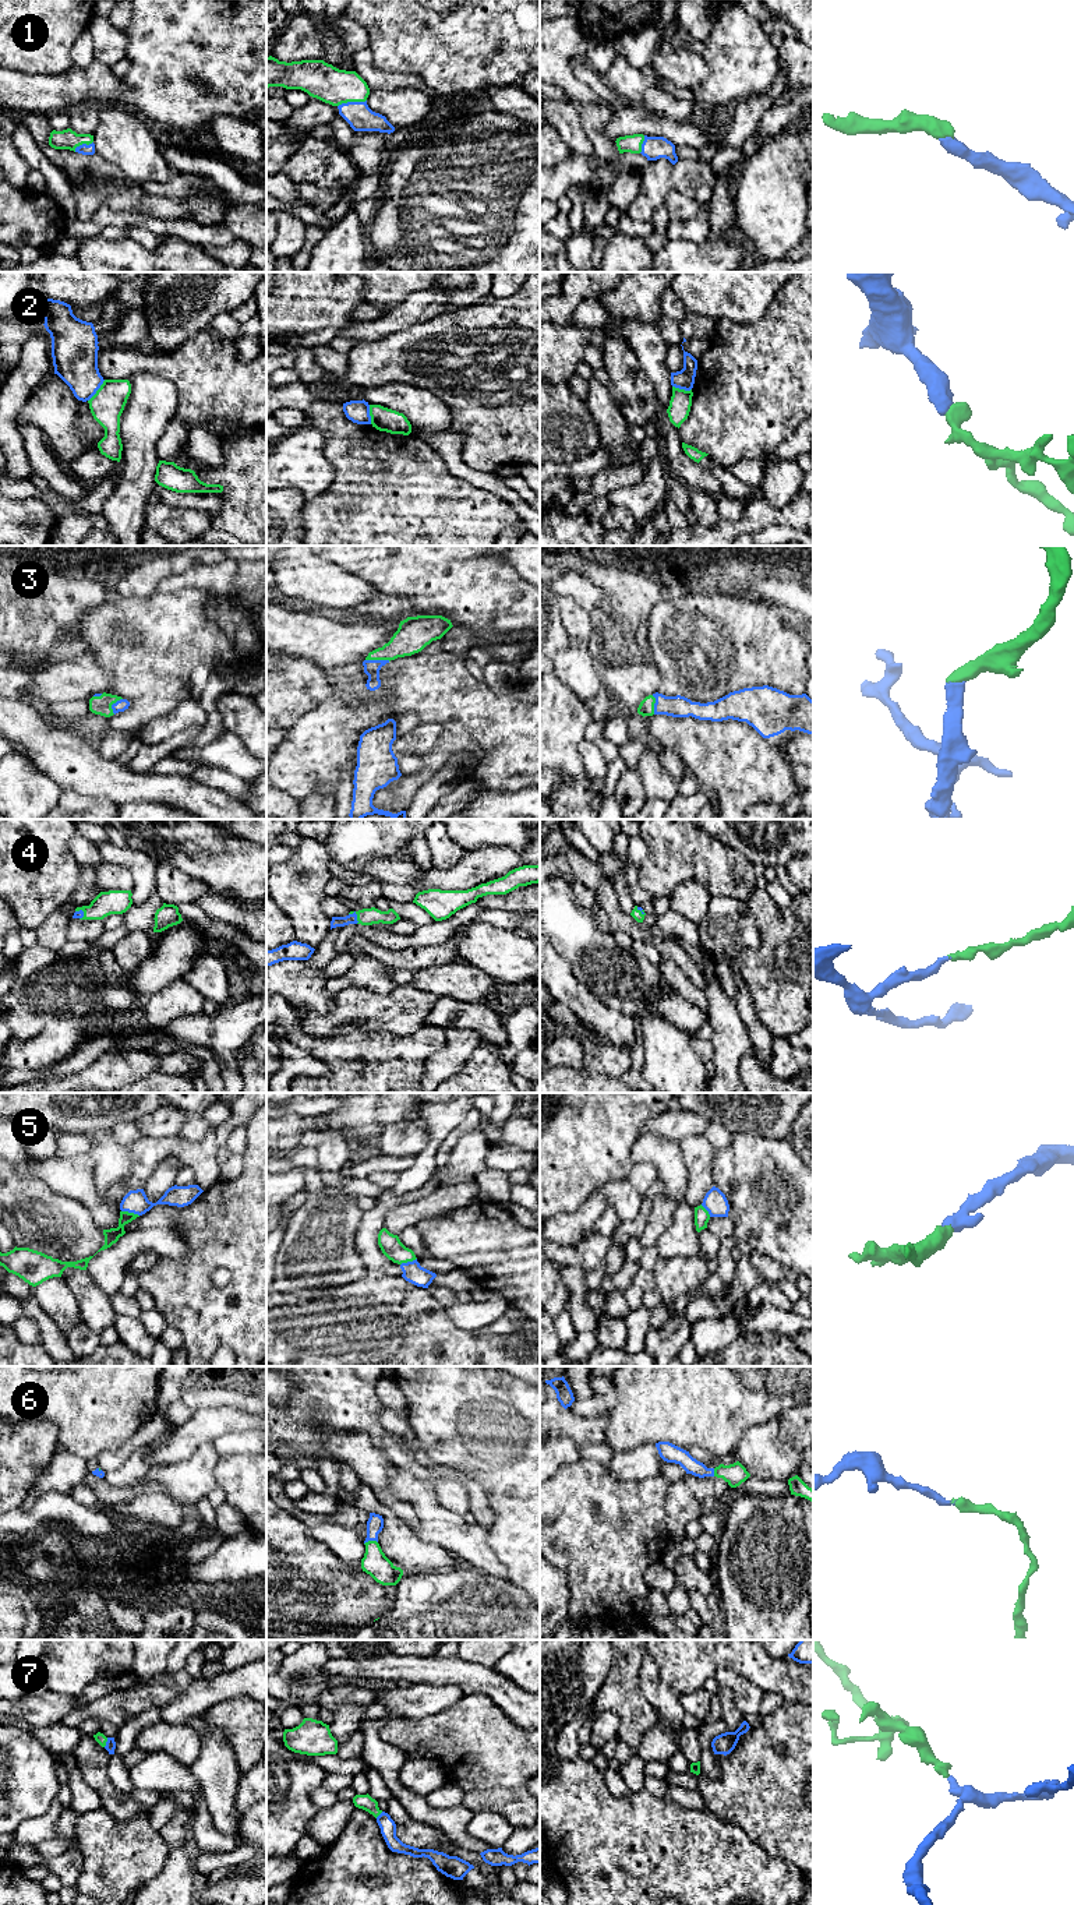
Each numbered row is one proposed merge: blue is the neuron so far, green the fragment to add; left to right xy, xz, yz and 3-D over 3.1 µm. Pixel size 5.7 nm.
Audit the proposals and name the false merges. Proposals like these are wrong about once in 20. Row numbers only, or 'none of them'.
2

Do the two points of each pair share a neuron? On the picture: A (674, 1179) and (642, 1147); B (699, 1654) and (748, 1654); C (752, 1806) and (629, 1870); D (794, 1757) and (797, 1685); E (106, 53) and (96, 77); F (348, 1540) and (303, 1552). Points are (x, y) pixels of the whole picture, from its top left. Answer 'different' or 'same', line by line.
A: same
B: same
C: different
D: different
E: different
F: different

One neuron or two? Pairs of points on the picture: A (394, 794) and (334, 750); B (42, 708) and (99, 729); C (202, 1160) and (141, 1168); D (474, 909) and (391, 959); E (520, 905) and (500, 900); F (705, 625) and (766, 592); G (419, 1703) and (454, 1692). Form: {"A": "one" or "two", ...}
{"A": "one", "B": "one", "C": "one", "D": "two", "E": "one", "F": "two", "G": "one"}

